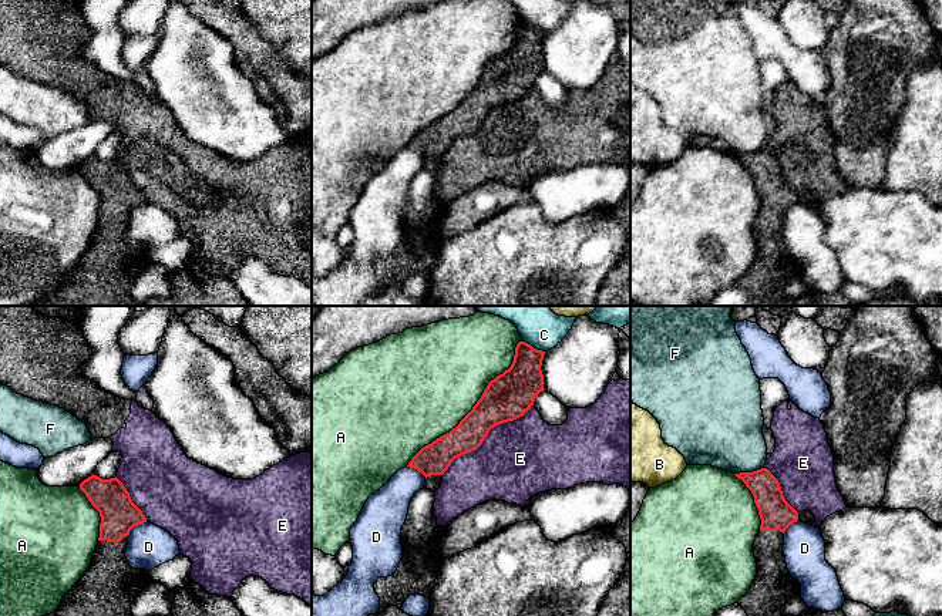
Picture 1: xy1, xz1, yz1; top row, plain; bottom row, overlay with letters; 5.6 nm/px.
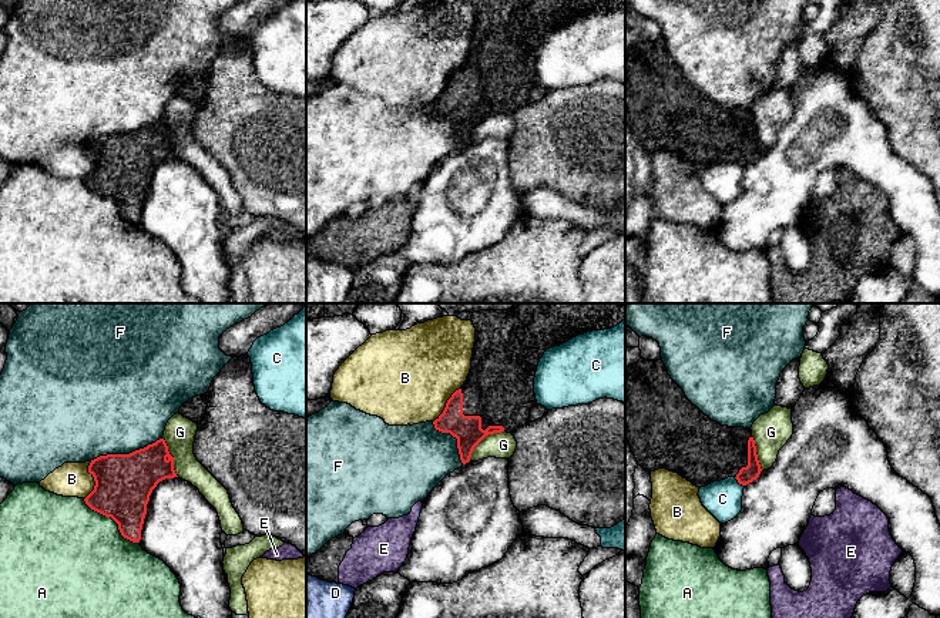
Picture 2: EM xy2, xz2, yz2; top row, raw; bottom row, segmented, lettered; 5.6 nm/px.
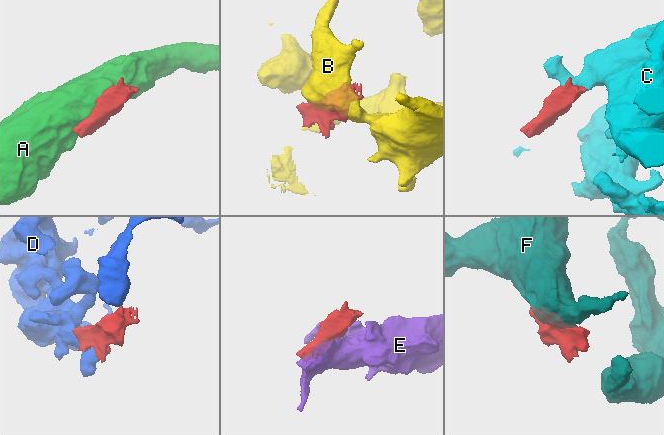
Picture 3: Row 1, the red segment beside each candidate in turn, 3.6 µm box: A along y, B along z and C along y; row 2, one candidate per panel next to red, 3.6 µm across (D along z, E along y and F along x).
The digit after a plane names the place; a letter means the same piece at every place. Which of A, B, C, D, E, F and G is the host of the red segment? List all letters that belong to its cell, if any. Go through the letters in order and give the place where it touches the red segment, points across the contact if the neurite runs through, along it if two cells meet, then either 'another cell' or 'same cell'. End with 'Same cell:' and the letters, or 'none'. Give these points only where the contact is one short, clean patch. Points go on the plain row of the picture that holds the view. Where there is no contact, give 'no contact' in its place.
A: meets red in xz1 at (473, 88); another cell
B: meets red in xy2 at (94, 161); another cell
C: meets red in xz1 at (532, 29); border along xz1 (522, 22), (544, 33); another cell
D: meets red in xy1 at (135, 206); another cell
E: meets red in xz1 at (485, 117); another cell
F: meets red in xy2 at (126, 135); another cell
G: meets red in xz2 at (482, 120); border along xz2 (503, 111), (489, 114), (474, 128), (469, 141); another cell
Same cell: none

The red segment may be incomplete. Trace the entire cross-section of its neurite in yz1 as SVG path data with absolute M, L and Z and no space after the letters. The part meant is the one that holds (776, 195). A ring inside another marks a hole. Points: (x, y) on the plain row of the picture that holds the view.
M770 151L734 156L751 172L761 201L753 225L757 256L739 286L750 306L795 306L798 297L785 297L780 290L788 280L801 279L801 266L790 256L783 233L784 213L798 202L798 193L785 182Z

